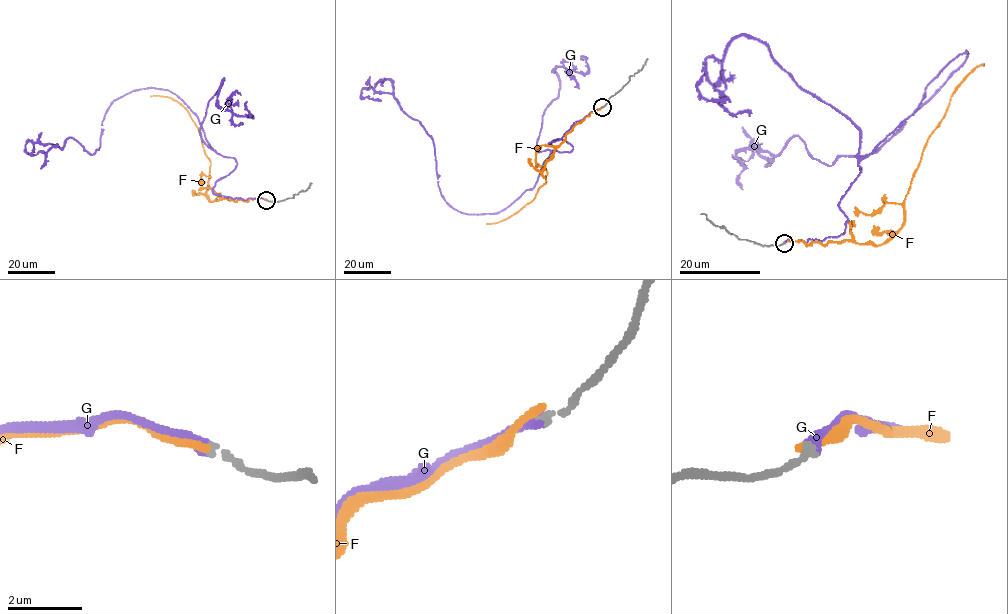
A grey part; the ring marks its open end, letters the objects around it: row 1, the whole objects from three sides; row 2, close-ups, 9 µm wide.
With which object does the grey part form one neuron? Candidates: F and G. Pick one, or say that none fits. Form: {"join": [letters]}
{"join": ["G"]}

